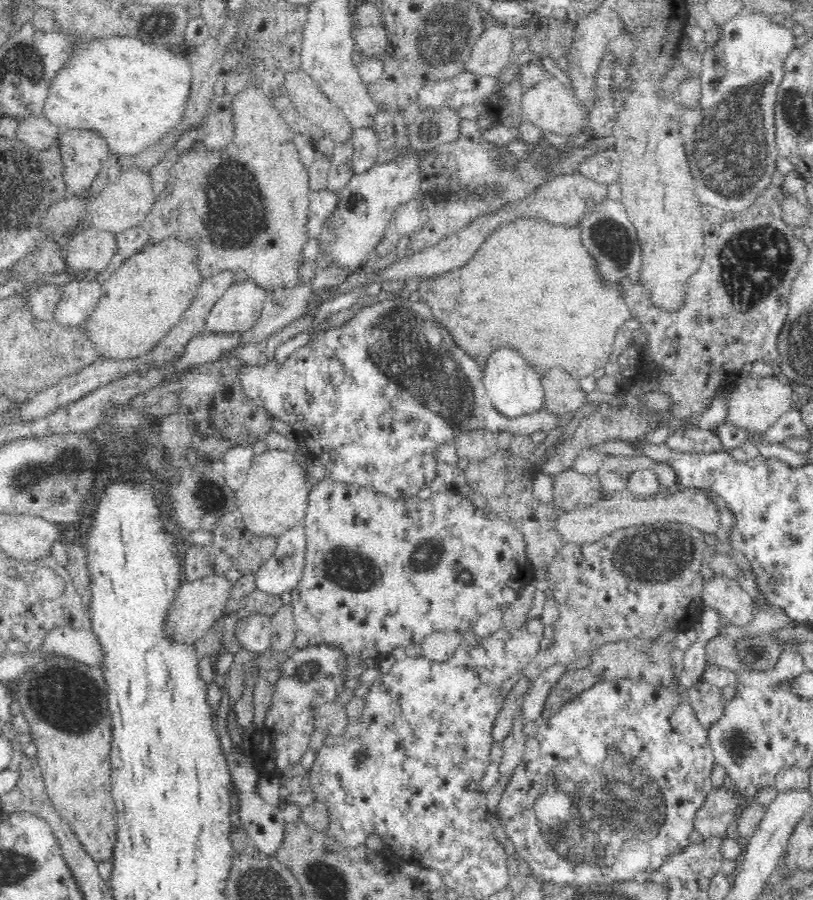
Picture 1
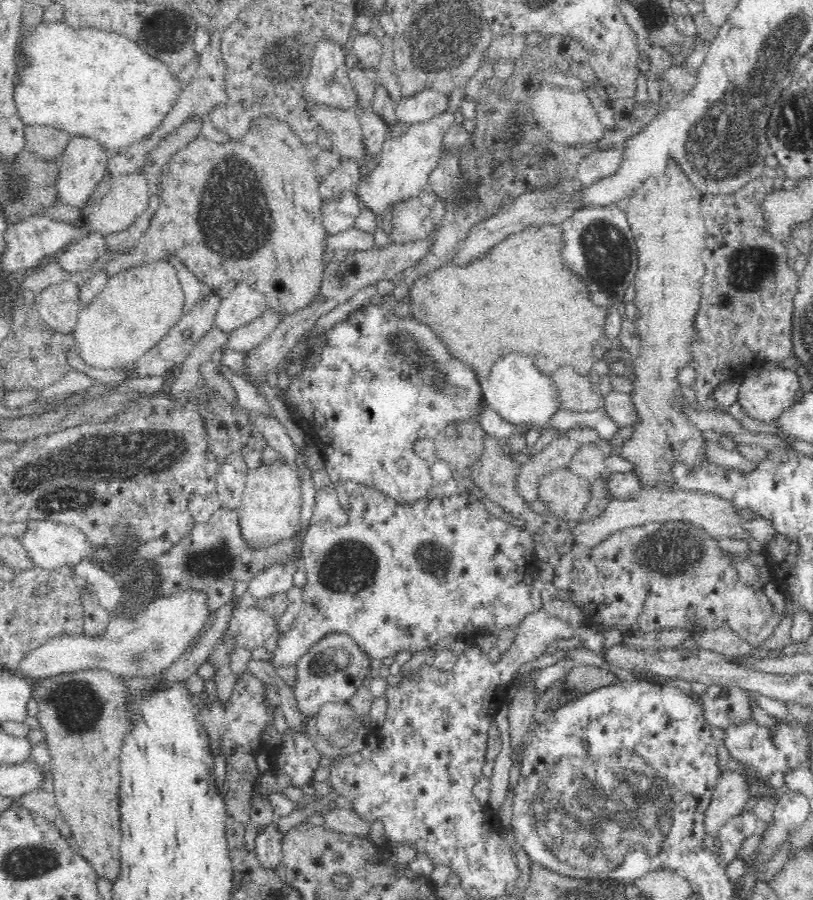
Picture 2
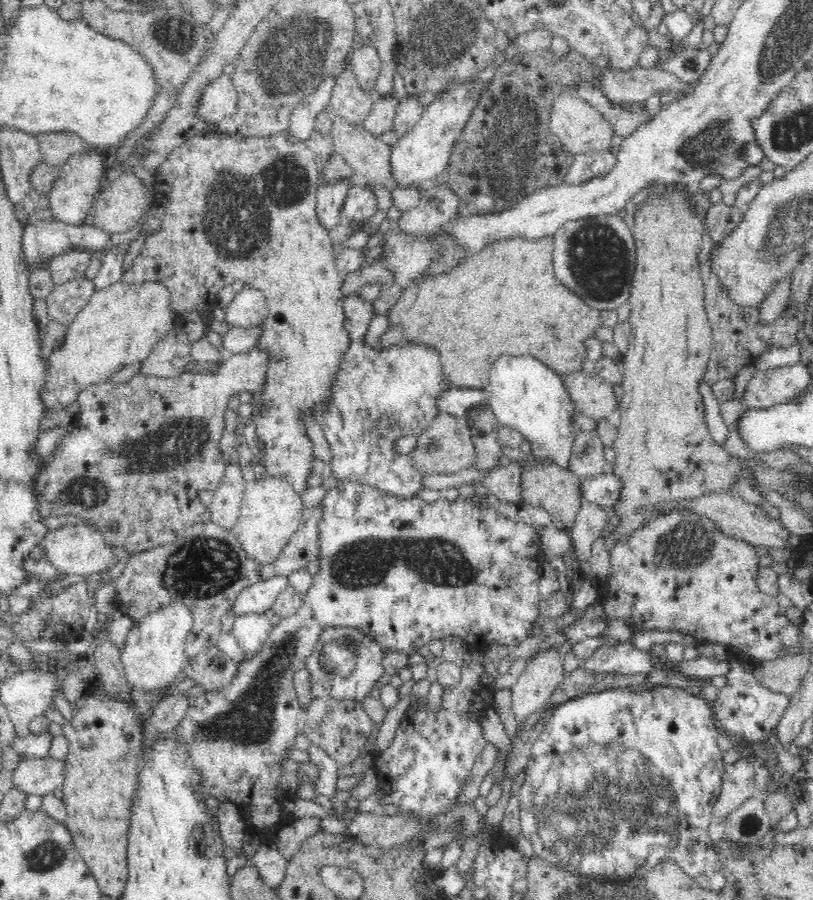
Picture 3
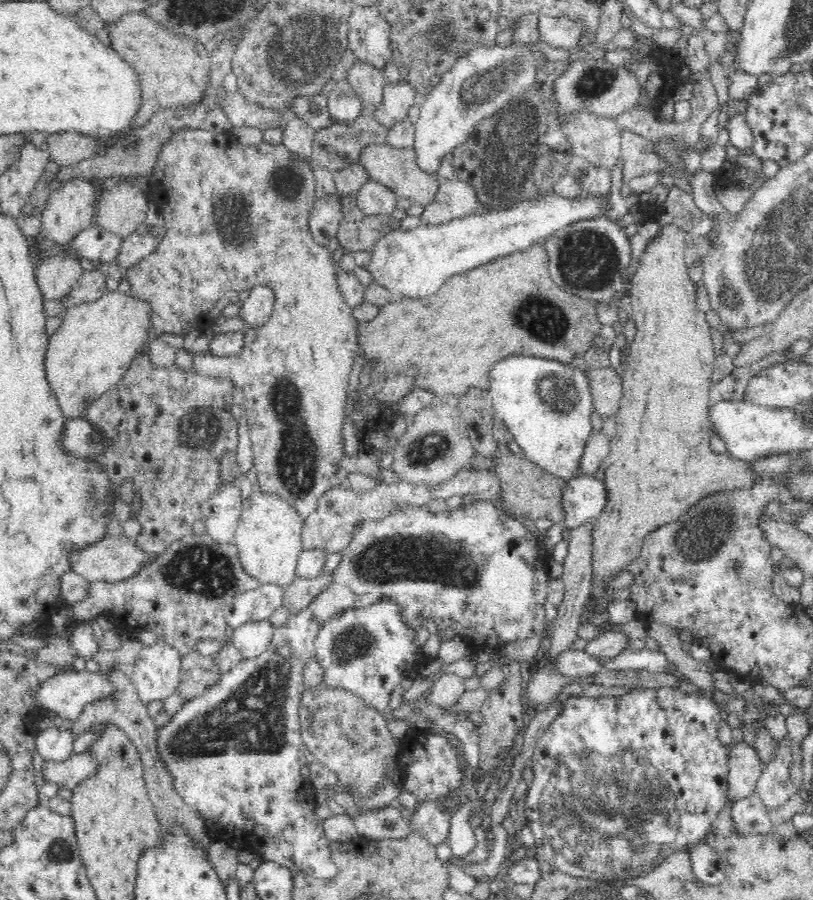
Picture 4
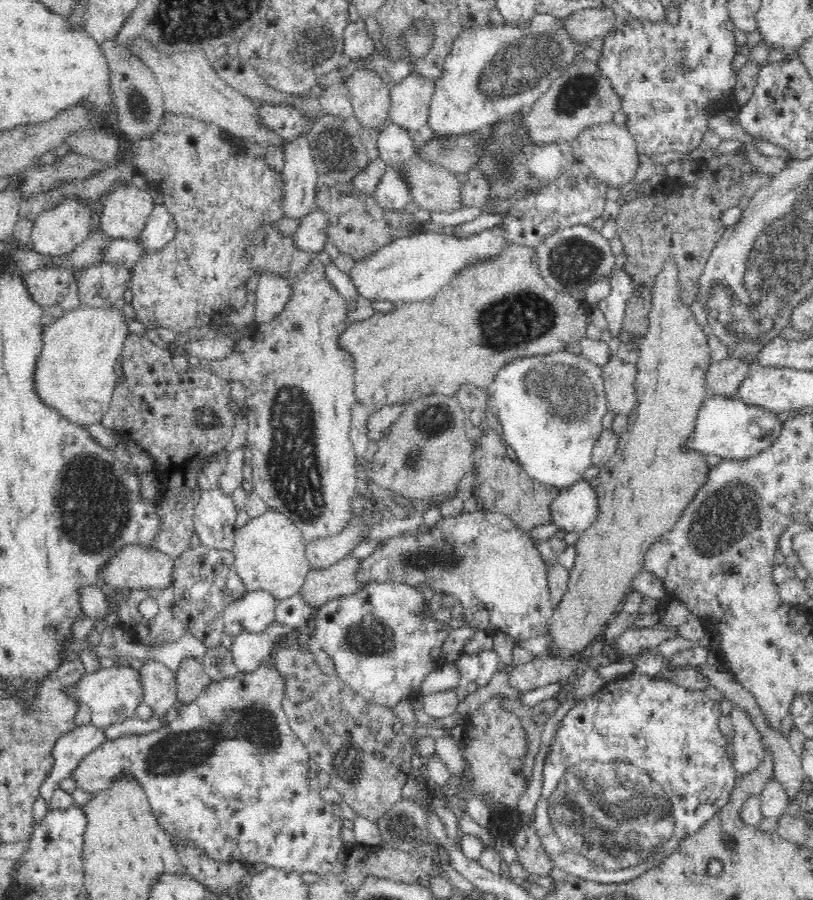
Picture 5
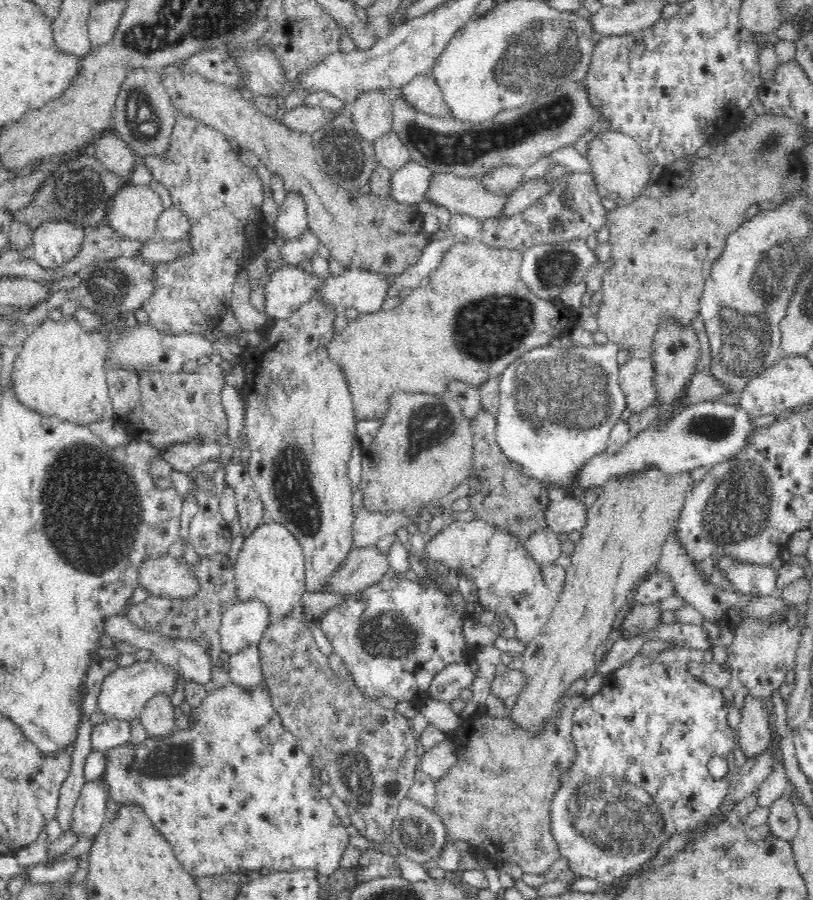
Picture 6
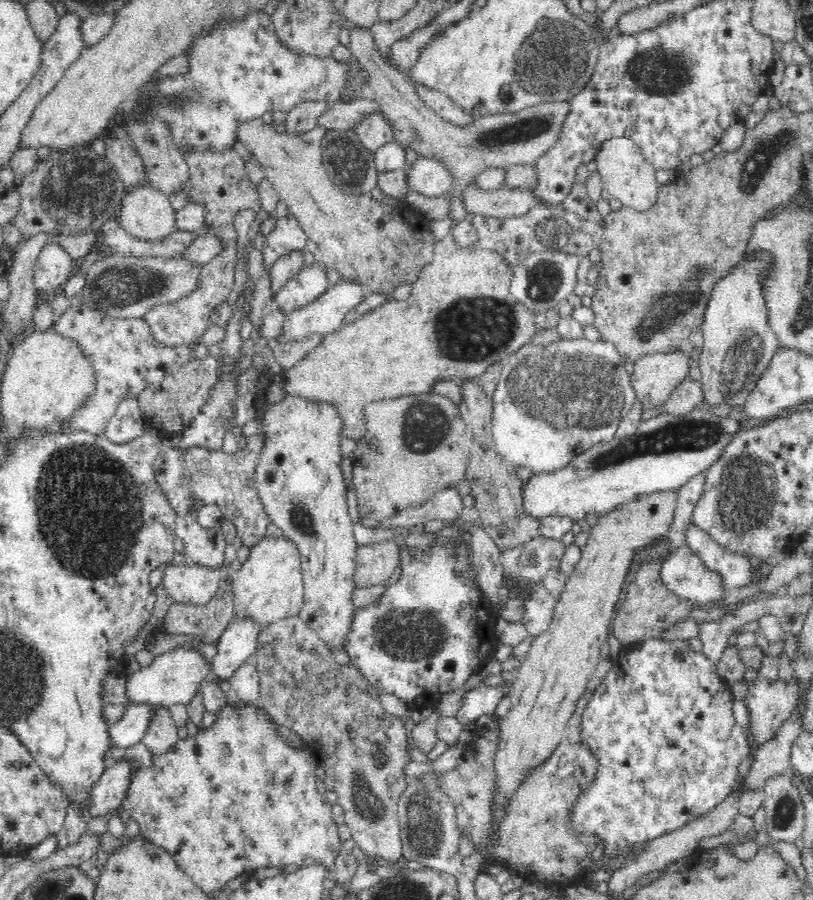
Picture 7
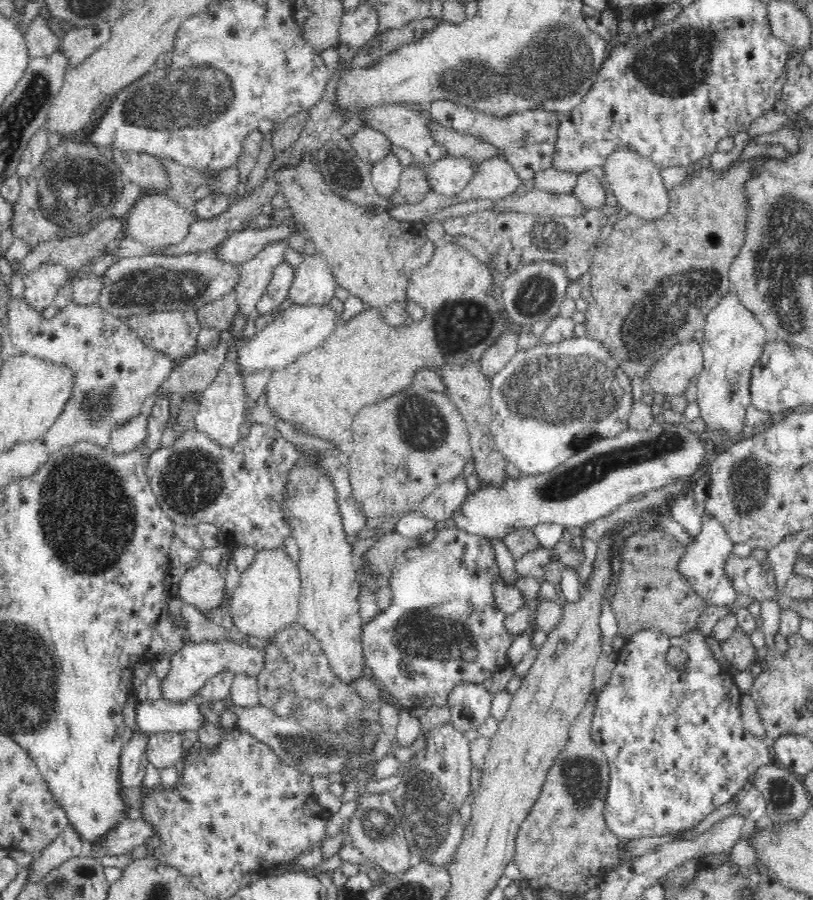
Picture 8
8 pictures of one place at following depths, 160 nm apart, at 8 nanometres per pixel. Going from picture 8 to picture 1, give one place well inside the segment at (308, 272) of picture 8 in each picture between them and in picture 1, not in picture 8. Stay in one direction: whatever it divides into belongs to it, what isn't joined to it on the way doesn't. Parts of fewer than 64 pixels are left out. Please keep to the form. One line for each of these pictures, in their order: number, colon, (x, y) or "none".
1: (238, 309)
2: (244, 304)
3: (249, 307)
4: (255, 310)
5: (272, 293)
6: (289, 288)
7: (309, 282)

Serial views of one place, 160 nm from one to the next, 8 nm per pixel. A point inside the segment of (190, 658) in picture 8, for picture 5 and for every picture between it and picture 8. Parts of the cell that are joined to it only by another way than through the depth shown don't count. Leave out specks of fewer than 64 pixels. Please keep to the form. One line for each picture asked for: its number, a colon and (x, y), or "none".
5: (112, 694)
6: (123, 694)
7: (172, 678)

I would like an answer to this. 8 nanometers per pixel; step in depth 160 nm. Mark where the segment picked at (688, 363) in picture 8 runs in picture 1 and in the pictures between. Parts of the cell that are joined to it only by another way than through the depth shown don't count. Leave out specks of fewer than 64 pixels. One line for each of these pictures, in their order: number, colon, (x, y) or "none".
1: (563, 395)
2: (575, 392)
3: (593, 398)
4: (605, 388)
5: (618, 377)
6: (634, 378)
7: (655, 375)

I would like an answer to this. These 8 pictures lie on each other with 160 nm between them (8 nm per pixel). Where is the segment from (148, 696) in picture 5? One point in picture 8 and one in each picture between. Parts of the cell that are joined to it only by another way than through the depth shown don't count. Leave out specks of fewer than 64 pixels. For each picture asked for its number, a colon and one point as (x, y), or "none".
6: (157, 717)
7: (162, 733)
8: (164, 749)

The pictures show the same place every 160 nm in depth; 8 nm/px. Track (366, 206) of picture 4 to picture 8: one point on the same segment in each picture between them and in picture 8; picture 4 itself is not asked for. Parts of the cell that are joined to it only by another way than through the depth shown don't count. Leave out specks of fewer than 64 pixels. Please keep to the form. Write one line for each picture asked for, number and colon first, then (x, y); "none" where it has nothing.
5: (391, 193)
6: (408, 184)
7: (427, 176)
8: (447, 176)

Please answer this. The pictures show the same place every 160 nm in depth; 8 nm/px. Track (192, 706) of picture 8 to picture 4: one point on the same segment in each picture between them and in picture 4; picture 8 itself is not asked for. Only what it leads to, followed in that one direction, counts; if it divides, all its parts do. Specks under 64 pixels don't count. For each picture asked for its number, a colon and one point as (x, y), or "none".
4: (56, 743)
5: (68, 749)
6: (111, 733)
7: (130, 729)

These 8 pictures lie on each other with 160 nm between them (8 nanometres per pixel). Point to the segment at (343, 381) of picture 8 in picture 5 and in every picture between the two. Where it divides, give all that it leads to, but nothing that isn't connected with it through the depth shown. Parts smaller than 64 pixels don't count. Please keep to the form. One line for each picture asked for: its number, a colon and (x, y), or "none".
5: (416, 349)
6: (476, 310)
7: (399, 348)

